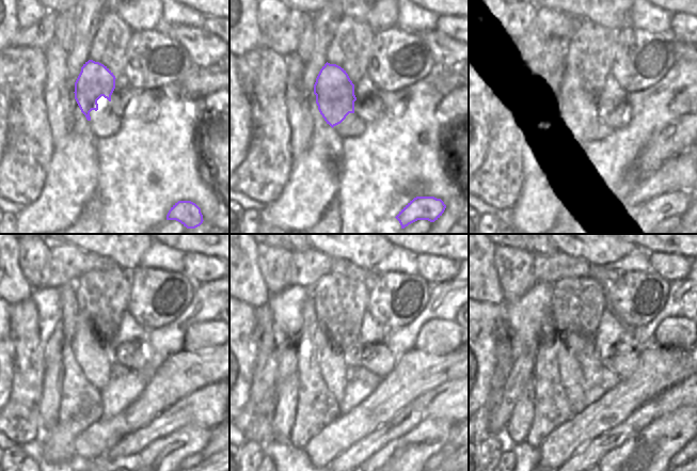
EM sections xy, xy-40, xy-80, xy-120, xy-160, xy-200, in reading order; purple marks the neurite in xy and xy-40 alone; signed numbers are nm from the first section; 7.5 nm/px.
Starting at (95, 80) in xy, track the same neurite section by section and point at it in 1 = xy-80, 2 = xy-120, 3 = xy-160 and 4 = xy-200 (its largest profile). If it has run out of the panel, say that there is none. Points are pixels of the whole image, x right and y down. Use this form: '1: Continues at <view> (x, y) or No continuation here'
1: Continues at xy-80 (574, 100)
2: Continues at xy-120 (90, 351)
3: Continues at xy-160 (331, 361)
4: Continues at xy-200 (570, 372)

